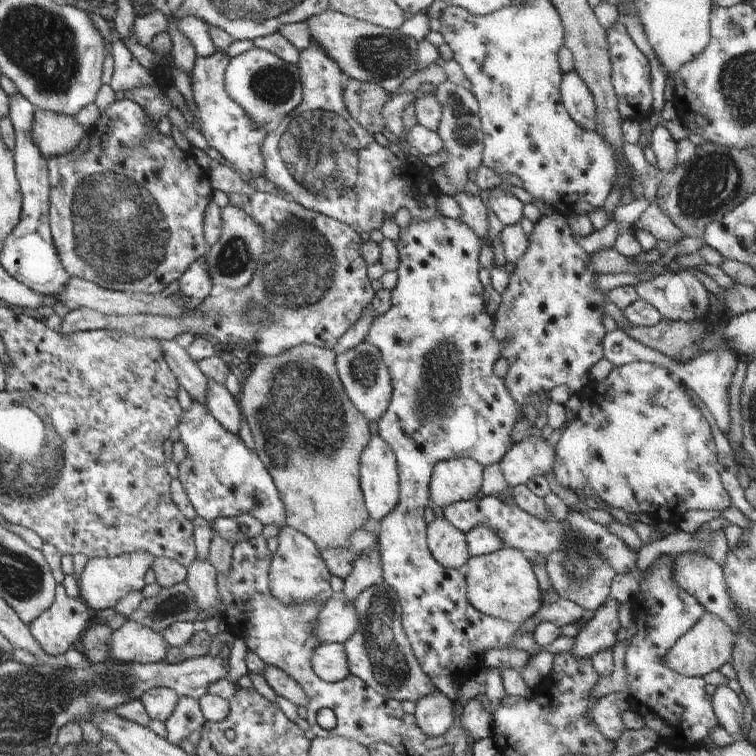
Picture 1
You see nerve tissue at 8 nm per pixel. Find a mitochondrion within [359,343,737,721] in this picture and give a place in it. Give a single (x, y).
(578, 556)

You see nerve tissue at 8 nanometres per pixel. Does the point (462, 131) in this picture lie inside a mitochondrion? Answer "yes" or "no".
yes

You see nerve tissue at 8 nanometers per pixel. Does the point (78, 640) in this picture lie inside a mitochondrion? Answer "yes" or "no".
no

